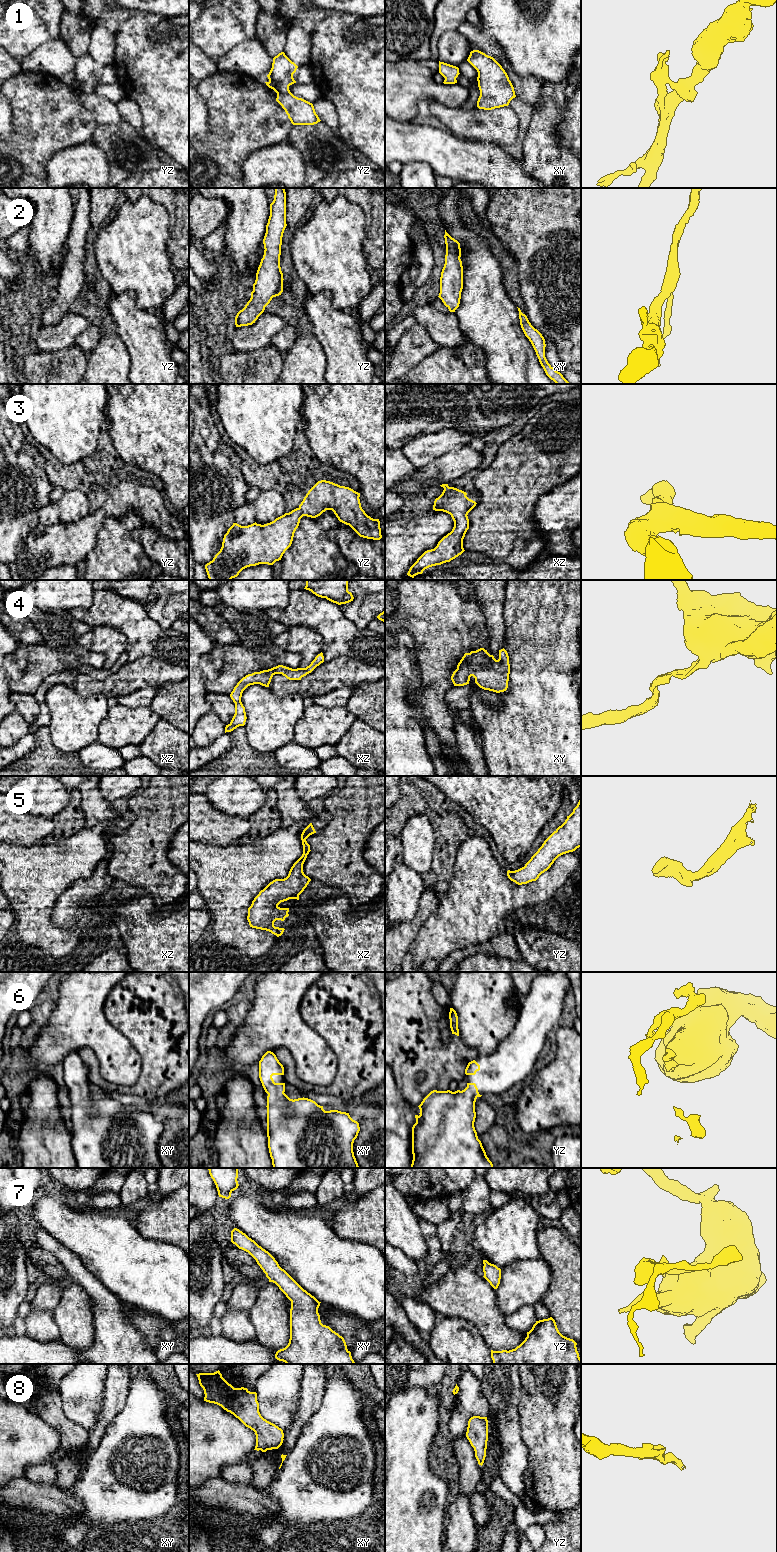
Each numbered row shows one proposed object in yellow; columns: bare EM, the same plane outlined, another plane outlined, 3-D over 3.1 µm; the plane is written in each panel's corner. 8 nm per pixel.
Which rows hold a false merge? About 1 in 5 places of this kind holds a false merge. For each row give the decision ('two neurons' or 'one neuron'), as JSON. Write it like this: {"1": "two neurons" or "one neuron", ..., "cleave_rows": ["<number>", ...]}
{"1": "one neuron", "2": "one neuron", "3": "one neuron", "4": "one neuron", "5": "one neuron", "6": "one neuron", "7": "one neuron", "8": "one neuron", "cleave_rows": []}

